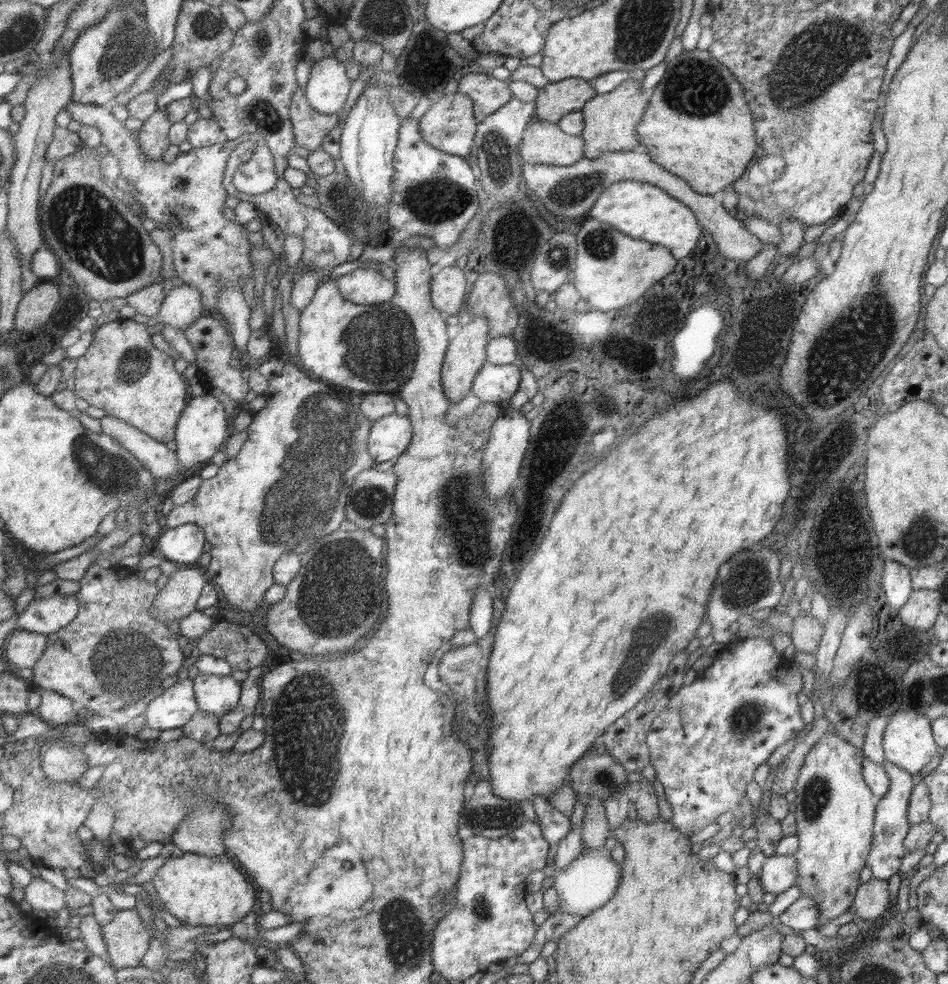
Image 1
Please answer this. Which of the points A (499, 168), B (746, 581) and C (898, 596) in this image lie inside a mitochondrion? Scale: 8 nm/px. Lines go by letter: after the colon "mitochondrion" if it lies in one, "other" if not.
A: mitochondrion
B: mitochondrion
C: other

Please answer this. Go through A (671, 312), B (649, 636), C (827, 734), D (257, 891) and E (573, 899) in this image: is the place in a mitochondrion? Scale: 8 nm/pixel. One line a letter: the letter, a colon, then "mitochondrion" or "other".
A: other
B: mitochondrion
C: other
D: other
E: other

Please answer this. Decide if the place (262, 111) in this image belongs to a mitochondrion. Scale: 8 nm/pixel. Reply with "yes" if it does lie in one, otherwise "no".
yes

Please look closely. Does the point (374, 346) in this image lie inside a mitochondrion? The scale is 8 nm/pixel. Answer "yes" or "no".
yes

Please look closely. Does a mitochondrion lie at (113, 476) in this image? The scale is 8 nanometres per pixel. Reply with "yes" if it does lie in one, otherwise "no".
yes

